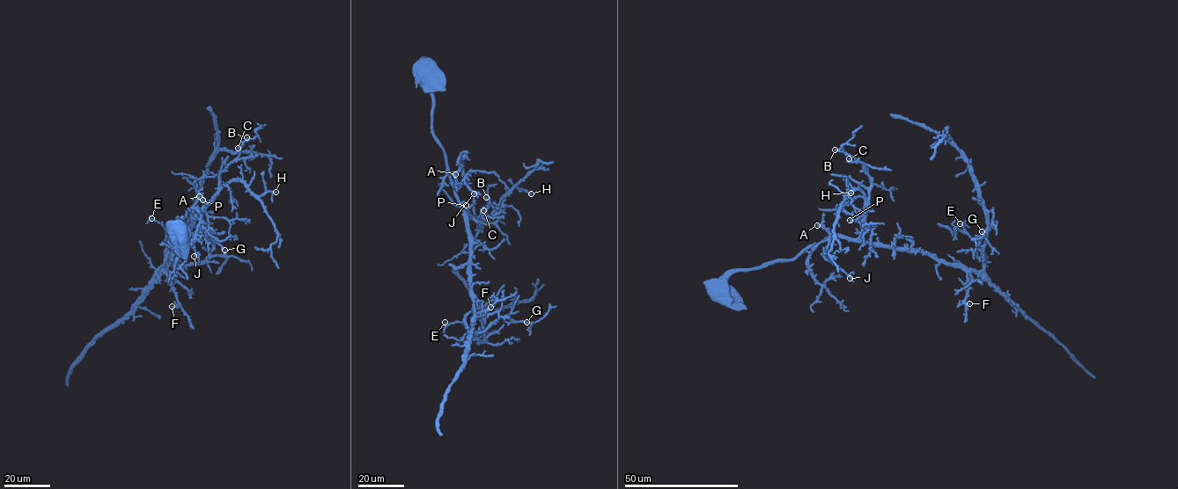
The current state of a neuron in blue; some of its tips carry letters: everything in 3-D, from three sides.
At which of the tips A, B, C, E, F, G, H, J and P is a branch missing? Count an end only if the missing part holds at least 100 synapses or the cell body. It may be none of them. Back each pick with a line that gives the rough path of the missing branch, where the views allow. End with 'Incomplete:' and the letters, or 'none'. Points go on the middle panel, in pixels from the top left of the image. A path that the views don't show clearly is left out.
A: Course of what is missing: (455, 174), (464, 165), (481, 160), (487, 164)
Incomplete: A

